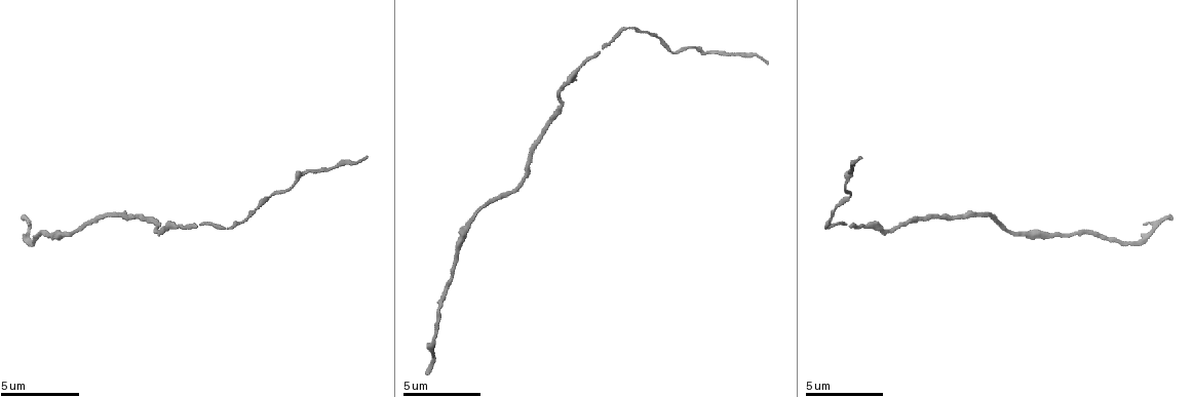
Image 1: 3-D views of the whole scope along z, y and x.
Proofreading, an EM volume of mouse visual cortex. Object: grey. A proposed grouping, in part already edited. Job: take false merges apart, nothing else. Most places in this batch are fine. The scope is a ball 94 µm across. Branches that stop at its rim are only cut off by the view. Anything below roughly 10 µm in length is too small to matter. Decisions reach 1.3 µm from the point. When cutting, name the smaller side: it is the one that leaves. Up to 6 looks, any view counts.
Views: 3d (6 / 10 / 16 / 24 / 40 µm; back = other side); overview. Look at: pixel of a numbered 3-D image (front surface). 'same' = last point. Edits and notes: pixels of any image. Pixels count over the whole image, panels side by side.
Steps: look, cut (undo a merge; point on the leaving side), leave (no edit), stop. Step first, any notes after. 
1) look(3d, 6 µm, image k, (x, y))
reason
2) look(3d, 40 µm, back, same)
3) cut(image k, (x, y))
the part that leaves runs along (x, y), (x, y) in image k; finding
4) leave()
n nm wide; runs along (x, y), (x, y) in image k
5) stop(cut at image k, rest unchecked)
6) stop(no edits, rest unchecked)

look(3d, 10 µm, image 1, (146, 220))

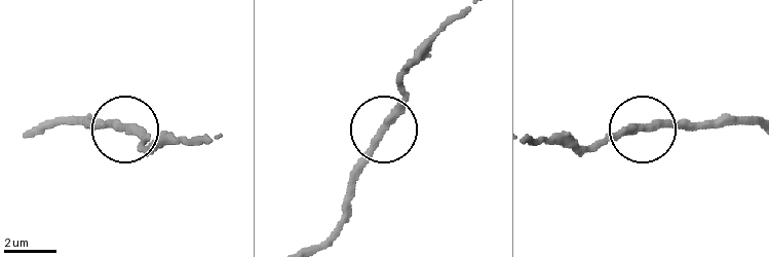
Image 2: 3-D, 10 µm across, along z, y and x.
leave()
290 nm wide; runs along (387, 131), (385, 117), (420, 60) in image 2; one cell here

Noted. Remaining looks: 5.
look(3d, 10 µm, image 1, (587, 61))
sudden change in width

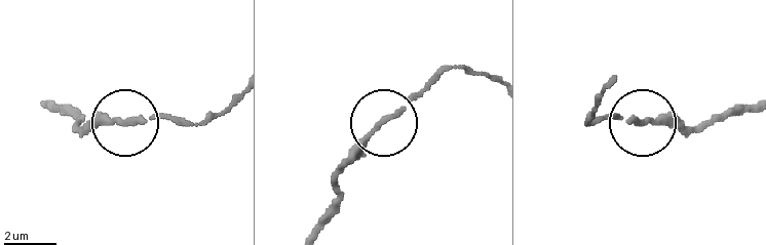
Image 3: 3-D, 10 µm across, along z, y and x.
leave()
runs along (65, 110), (87, 129), (182, 116) in image 3; one cell here

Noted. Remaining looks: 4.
look(3d, 16 µm, image 1, (456, 254))

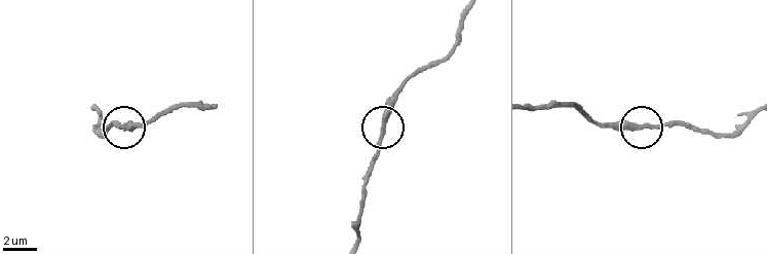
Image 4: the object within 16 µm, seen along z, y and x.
leave()
runs along (531, 107), (573, 105), (602, 121), (683, 125) in image 4; continuous, no second cell

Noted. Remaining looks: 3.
stop(no edits, rest unchecked)

